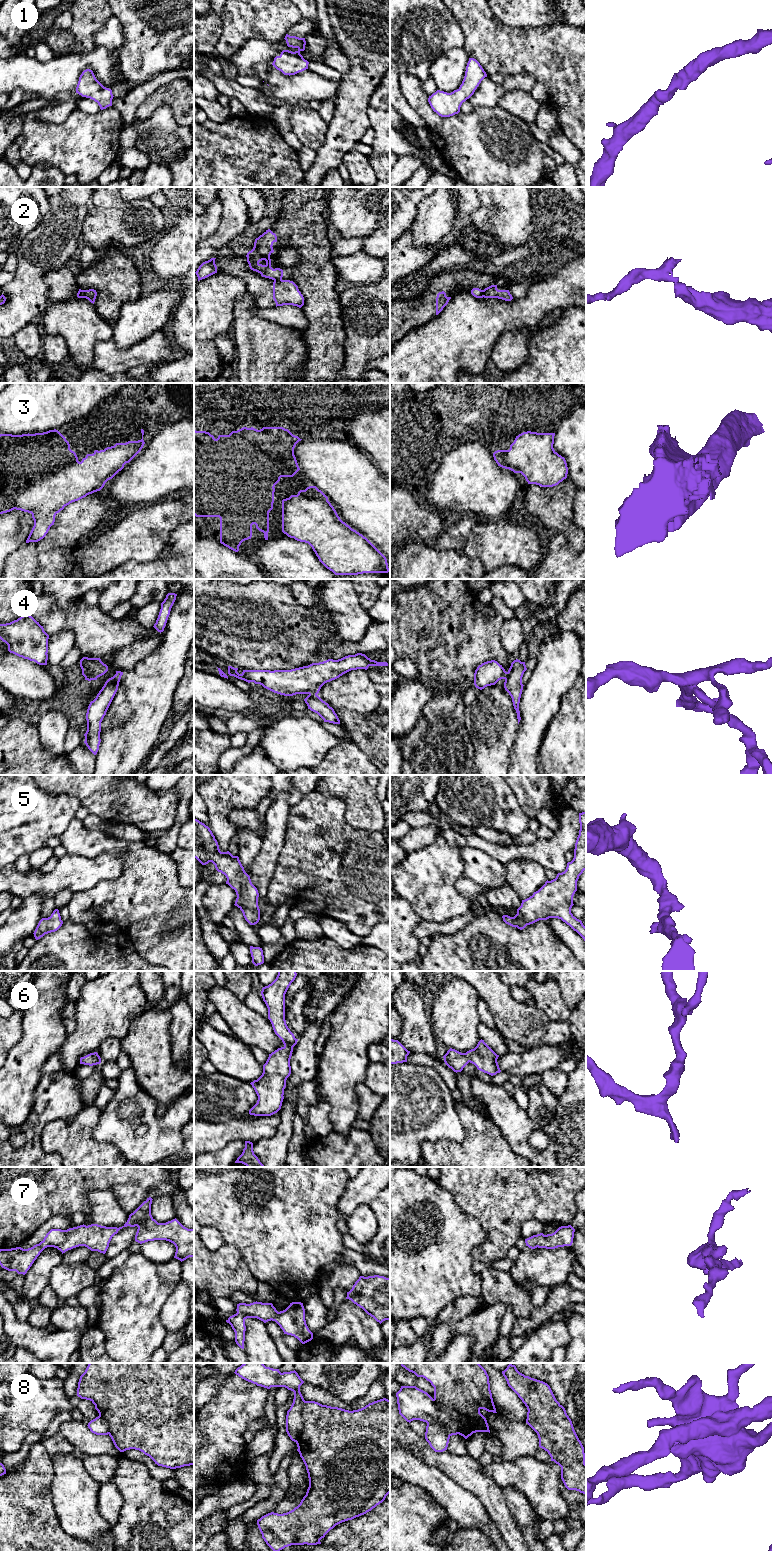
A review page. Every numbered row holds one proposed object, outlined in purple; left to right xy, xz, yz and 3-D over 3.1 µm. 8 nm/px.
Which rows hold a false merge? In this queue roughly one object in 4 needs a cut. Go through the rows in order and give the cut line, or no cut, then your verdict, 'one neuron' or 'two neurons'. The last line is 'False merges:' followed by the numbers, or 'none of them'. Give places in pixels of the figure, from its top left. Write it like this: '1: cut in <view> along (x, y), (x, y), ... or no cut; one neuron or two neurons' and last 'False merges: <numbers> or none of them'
1: no cut; one neuron
2: cut in xz along (274, 279), (281, 280); two neurons
3: no cut; one neuron
4: cut in xz along (309, 693), (316, 694); two neurons
5: no cut; one neuron
6: no cut; one neuron
7: no cut; one neuron
8: cut in xz along (306, 1401), (302, 1409), (302, 1430), (294, 1441); two neurons
False merges: 2, 4, 8

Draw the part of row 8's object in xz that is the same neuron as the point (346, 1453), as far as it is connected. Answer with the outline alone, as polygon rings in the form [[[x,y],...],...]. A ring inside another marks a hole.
[[[383,1398],[369,1403],[361,1409],[353,1411],[322,1405],[315,1401],[306,1401],[302,1409],[302,1420],[303,1428],[295,1442],[298,1447],[297,1451],[299,1452],[308,1473],[309,1487],[306,1495],[303,1497],[300,1504],[293,1510],[283,1514],[271,1512],[257,1520],[257,1525],[262,1534],[262,1538],[273,1551],[280,1551],[291,1545],[321,1544],[320,1540],[336,1525],[366,1514],[382,1503],[390,1493],[390,1400]]]

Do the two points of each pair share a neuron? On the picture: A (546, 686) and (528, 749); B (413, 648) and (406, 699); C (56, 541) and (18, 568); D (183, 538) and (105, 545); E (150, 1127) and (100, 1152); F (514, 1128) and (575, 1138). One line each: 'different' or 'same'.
A: same
B: different
C: same
D: different
E: different
F: same

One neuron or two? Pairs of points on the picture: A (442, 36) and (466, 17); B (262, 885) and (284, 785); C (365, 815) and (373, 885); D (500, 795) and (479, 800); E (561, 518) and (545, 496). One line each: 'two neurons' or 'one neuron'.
A: two neurons
B: one neuron
C: two neurons
D: one neuron
E: one neuron

